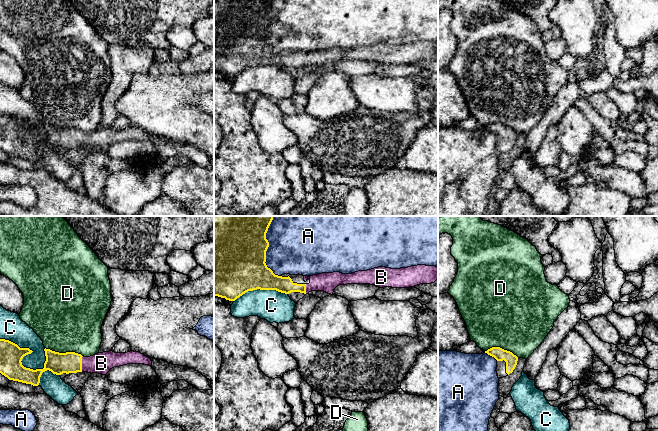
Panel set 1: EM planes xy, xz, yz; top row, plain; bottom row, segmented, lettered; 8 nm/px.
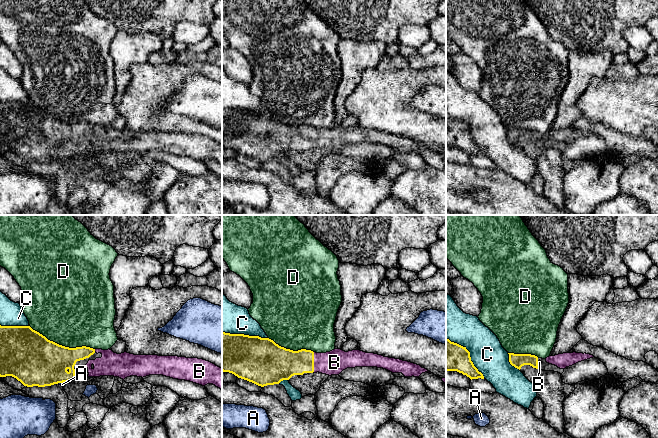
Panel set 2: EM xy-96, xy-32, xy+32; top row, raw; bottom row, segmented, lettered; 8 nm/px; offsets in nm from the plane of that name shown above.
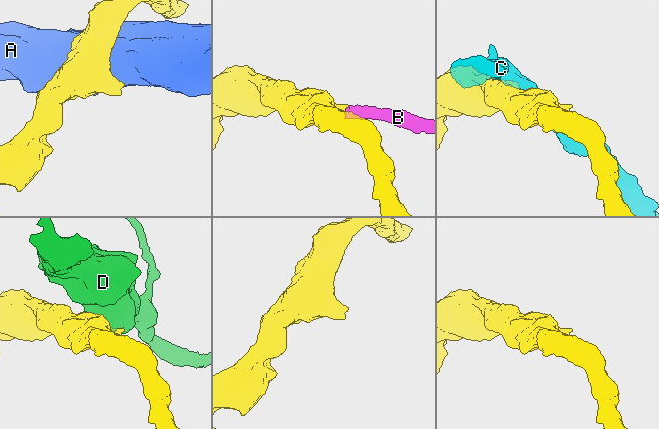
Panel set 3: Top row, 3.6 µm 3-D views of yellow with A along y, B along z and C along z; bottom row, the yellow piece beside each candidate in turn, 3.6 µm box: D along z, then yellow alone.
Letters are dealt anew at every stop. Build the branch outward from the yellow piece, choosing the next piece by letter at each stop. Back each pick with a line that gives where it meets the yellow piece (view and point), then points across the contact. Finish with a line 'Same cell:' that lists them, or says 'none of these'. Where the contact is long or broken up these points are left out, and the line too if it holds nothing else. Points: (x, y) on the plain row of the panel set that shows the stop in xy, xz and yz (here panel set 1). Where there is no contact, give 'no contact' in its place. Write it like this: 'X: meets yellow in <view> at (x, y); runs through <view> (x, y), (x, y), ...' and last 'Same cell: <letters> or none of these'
B: meets yellow in xy at (81, 140)
Same cell: B

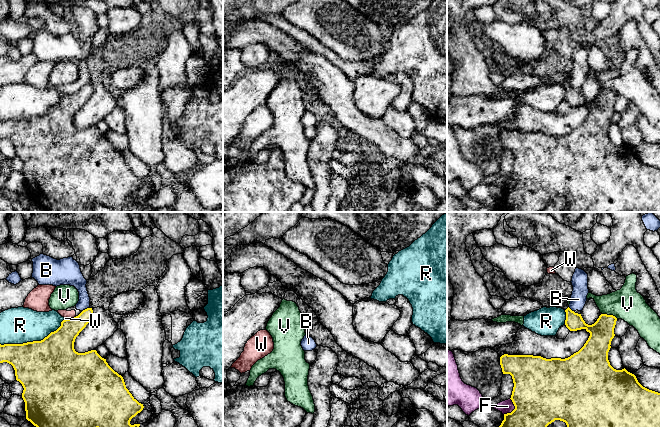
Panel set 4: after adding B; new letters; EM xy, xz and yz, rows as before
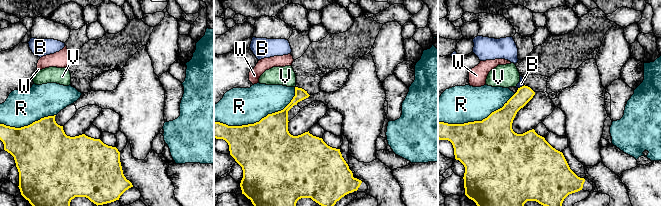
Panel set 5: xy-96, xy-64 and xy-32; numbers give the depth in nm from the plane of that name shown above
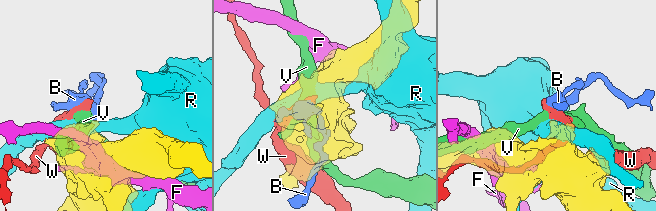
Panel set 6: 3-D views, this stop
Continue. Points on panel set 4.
Same cell: none of these

